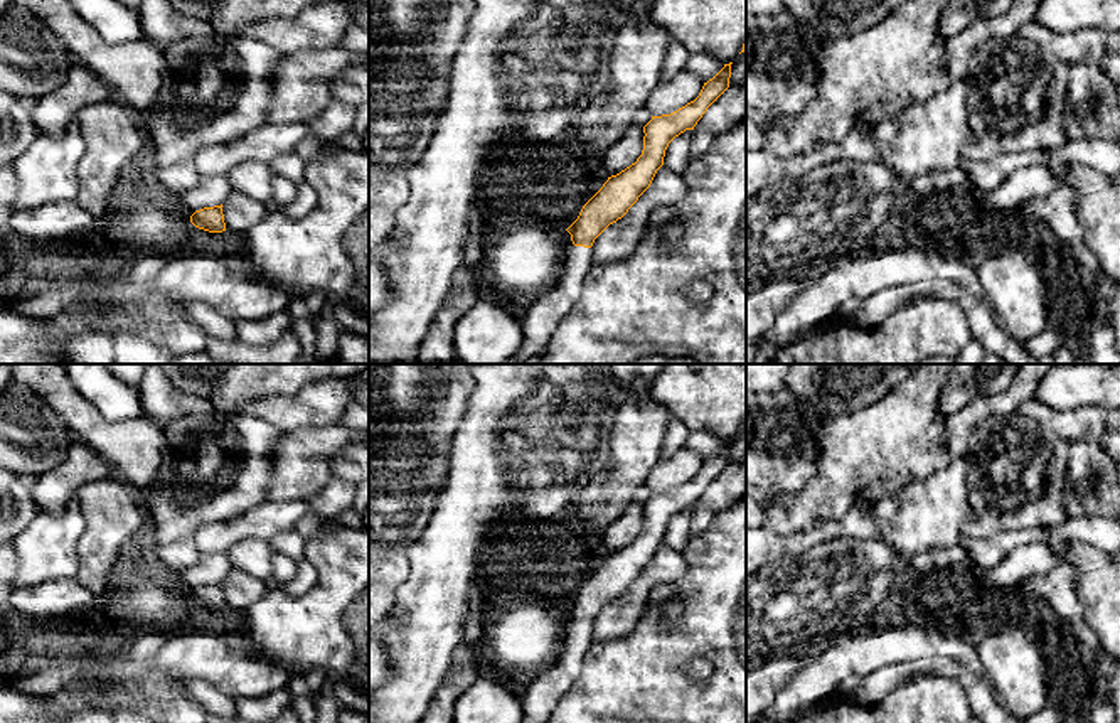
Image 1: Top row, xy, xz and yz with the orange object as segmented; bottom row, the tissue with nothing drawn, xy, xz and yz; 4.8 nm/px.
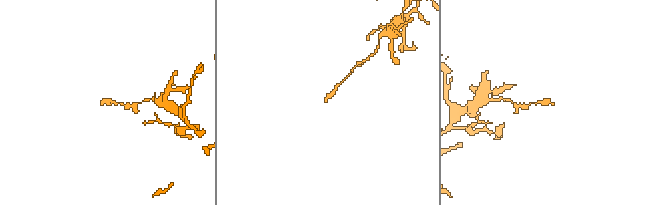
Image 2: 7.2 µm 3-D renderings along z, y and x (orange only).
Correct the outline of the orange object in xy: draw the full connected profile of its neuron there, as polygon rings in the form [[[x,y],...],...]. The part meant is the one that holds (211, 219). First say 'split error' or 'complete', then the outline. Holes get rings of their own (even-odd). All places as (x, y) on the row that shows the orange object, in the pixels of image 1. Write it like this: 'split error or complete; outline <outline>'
complete; outline [[[222,204],[195,211],[190,216],[190,222],[195,228],[209,231],[209,233],[222,233],[222,231],[226,231],[226,222],[224,222],[224,214],[222,214]]]

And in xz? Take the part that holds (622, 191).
split error; outline [[[731,64],[707,83],[699,96],[670,115],[652,116],[643,126],[643,150],[635,163],[608,177],[603,187],[583,206],[578,219],[566,229],[573,244],[566,249],[561,278],[542,297],[531,303],[522,315],[524,345],[504,364],[522,364],[544,352],[556,329],[569,313],[583,292],[593,268],[591,246],[613,222],[621,219],[638,197],[650,187],[664,165],[669,143],[694,130],[707,108],[729,88]]]

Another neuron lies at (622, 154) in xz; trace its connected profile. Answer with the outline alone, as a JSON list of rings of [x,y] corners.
[[[633,125],[618,142],[603,152],[603,172],[611,177],[637,162],[643,150],[643,126]]]

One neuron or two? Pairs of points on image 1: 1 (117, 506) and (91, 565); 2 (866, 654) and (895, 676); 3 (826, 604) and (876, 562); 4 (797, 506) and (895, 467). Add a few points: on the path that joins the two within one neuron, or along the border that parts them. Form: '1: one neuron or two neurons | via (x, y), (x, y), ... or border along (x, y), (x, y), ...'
1: one neuron | via (112, 521), (96, 550)
2: two neurons | border along (918, 659), (883, 664), (861, 678)
3: one neuron | via (837, 592), (864, 565)
4: one neuron | via (821, 498), (854, 467), (871, 467)

